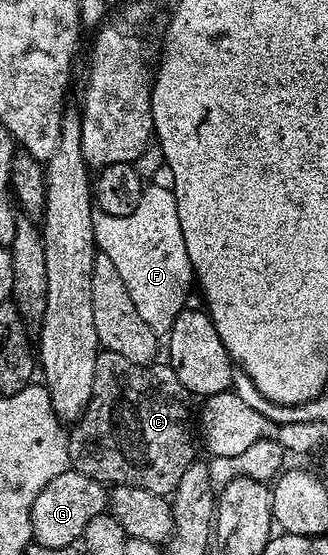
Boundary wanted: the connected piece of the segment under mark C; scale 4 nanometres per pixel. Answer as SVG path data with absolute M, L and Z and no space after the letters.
M101 350L98 361L94 365L94 389L92 396L88 402L87 409L80 414L80 418L75 420L74 426L68 431L68 462L71 470L82 473L86 477L96 479L105 485L119 485L121 487L137 487L138 489L146 489L155 495L165 497L171 496L175 491L178 481L182 481L182 473L186 473L186 469L194 462L192 455L192 433L194 437L194 411L188 408L190 394L187 389L179 381L174 369L167 362L153 362L151 365L146 363L135 363L134 361L126 361L126 357L122 357L122 353L114 353L113 351Z

